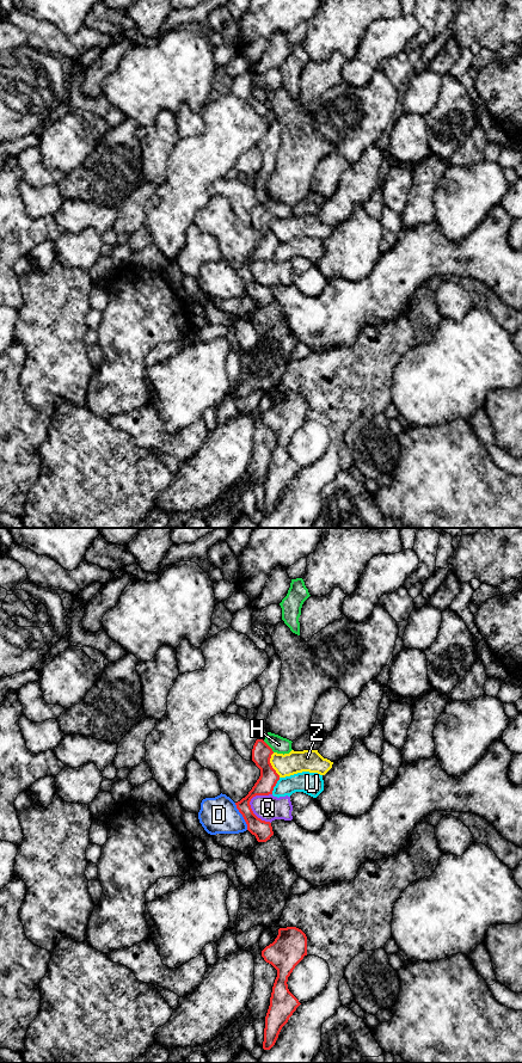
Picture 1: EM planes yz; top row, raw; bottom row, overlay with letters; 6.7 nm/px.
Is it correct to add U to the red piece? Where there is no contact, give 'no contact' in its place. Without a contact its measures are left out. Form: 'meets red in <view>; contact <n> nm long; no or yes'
meets red in yz; contact 130 nm long; no

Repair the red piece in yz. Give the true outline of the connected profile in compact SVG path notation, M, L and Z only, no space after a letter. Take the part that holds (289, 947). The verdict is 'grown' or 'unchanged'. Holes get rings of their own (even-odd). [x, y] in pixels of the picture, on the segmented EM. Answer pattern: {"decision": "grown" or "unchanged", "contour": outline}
{"decision": "unchanged", "contour": "M296 927L280 928L272 944L262 951L262 957L277 970L270 1006L265 1016L263 1049L270 1050L289 1018L301 1004L288 989L288 977L307 956L307 936Z"}

